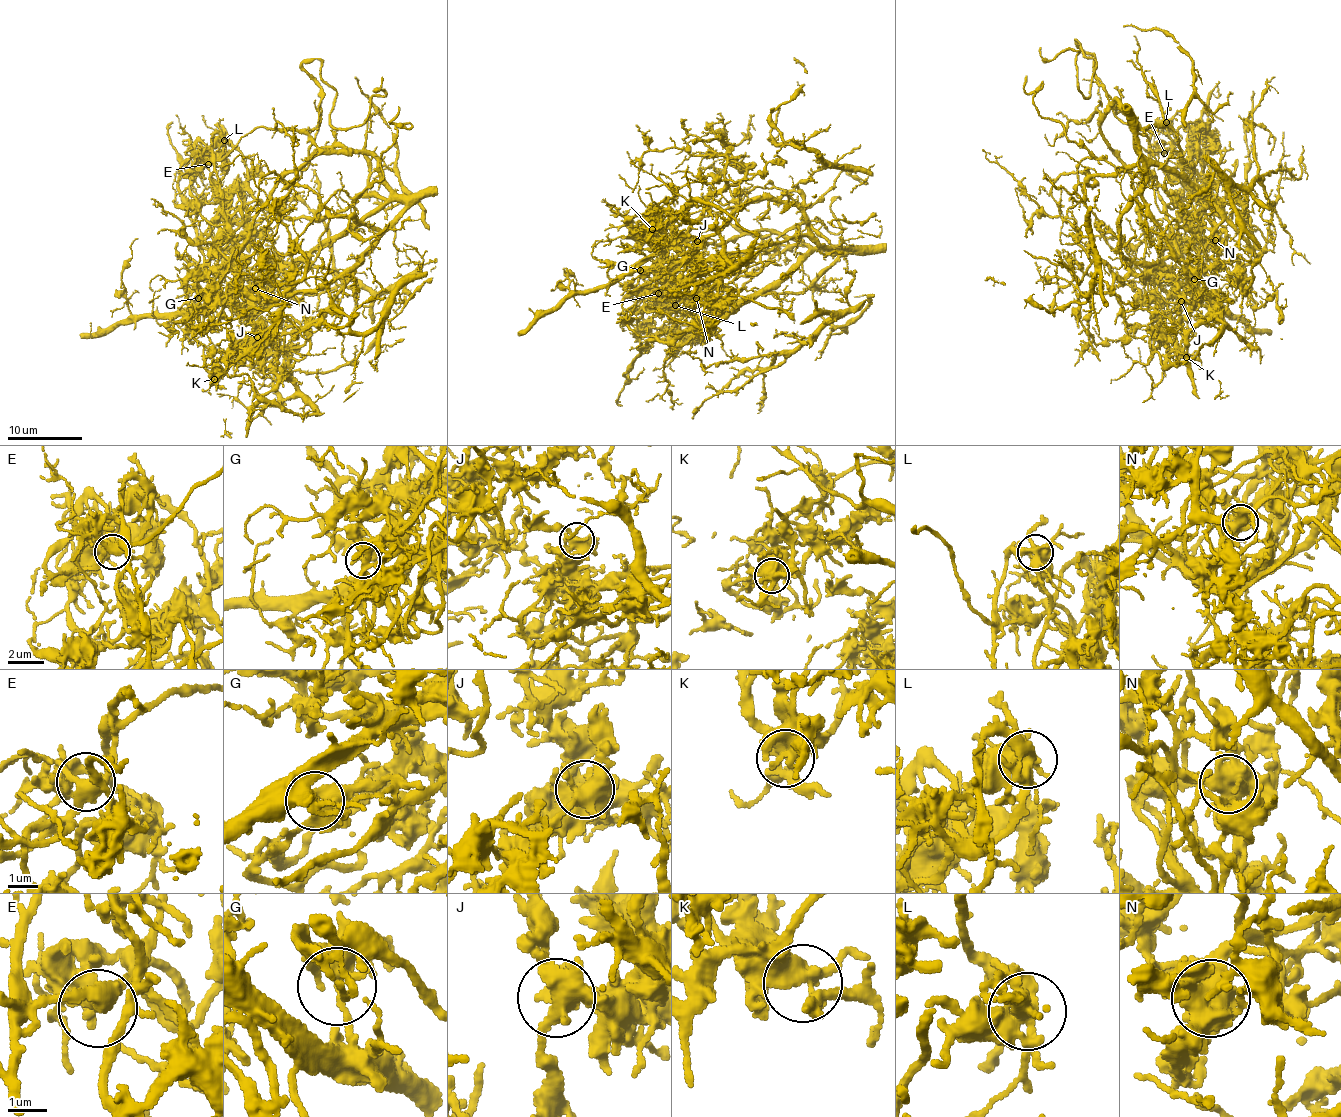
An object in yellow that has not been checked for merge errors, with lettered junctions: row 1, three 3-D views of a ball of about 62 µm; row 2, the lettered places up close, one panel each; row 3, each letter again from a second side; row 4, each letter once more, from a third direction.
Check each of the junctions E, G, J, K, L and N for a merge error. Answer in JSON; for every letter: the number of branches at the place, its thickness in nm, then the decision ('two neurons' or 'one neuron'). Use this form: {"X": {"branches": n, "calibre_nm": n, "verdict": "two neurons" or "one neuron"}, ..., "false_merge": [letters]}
{"E": {"branches": 4, "calibre_nm": 360, "verdict": "one neuron"}, "G": {"branches": 4, "calibre_nm": 320, "verdict": "two neurons"}, "J": {"branches": 5, "calibre_nm": 440, "verdict": "one neuron"}, "K": {"branches": 5, "calibre_nm": 420, "verdict": "one neuron"}, "L": {"branches": 8, "calibre_nm": 480, "verdict": "two neurons"}, "N": {"branches": 6, "calibre_nm": 550, "verdict": "one neuron"}, "false_merge": ["G", "L"]}

